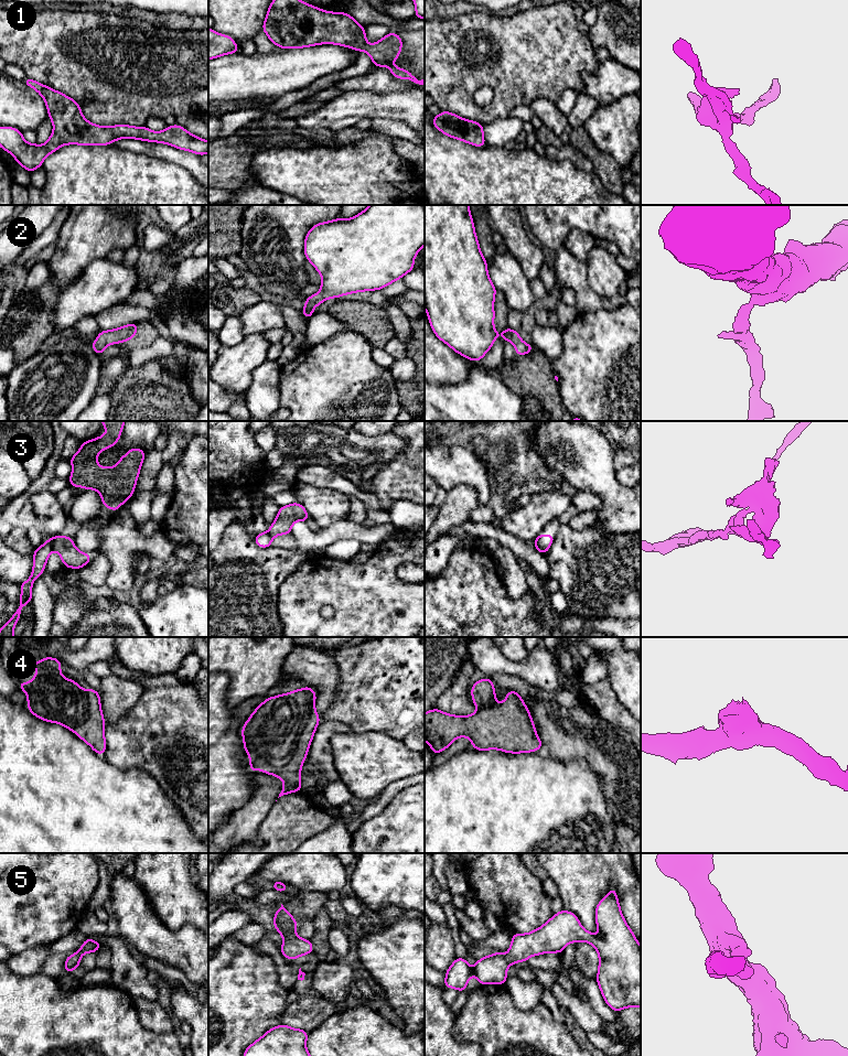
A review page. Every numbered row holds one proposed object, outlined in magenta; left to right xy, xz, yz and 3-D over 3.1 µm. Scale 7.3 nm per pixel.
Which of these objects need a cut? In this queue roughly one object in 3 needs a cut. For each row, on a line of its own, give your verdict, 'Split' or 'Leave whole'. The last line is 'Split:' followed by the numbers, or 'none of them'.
1: Leave whole
2: Leave whole
3: Split
4: Leave whole
5: Leave whole
Split: 3

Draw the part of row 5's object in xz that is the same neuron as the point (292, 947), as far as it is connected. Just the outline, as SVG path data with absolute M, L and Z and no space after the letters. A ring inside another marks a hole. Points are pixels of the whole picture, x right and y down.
M283 905L275 912L273 925L276 930L282 935L283 941L281 953L285 958L294 960L300 956L312 953L313 946L311 939L305 940L296 935L298 922L292 918Z

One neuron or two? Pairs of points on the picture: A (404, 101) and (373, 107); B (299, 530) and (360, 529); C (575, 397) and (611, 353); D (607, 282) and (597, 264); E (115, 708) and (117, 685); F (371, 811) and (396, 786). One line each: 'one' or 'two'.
A: one
B: one
C: one
D: one
E: one
F: one

